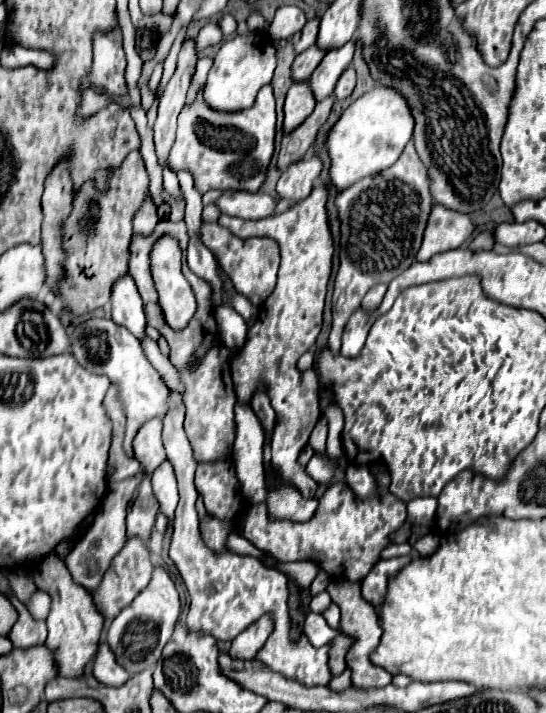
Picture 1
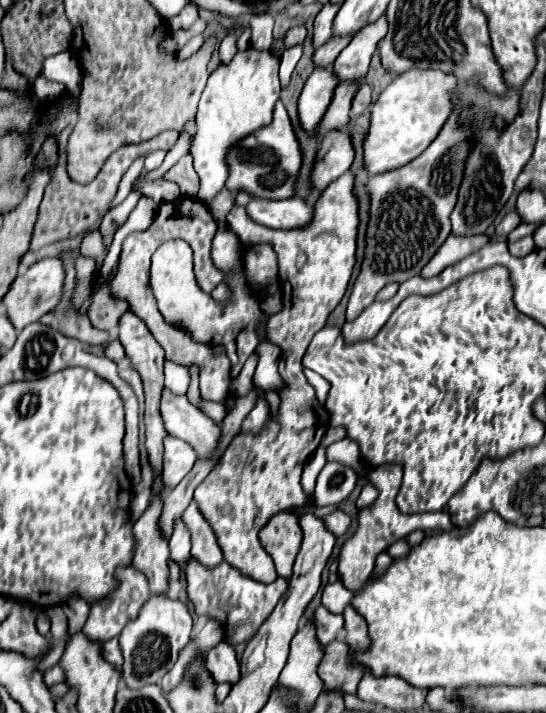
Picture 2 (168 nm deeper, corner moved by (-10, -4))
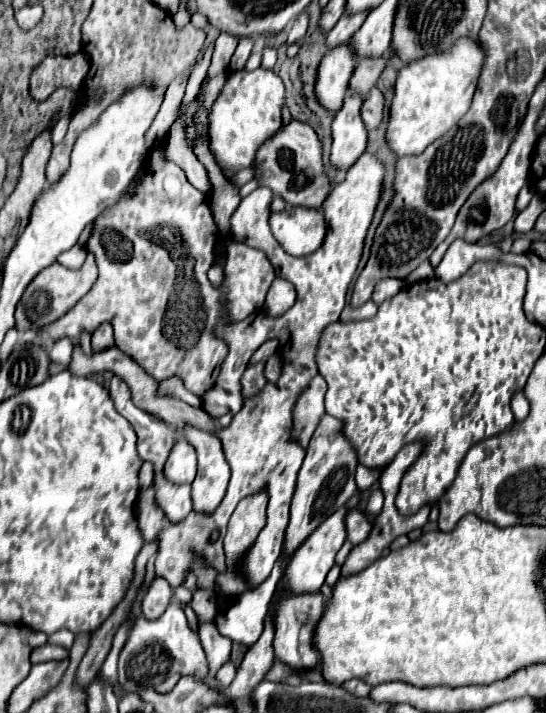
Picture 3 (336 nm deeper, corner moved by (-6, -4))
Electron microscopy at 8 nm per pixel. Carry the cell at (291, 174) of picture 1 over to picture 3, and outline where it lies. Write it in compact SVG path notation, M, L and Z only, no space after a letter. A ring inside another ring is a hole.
M348 94L344 106L336 112L332 122L332 154L330 162L338 170L348 170L358 156L366 150L368 132L360 118L360 106L364 98L360 94Z

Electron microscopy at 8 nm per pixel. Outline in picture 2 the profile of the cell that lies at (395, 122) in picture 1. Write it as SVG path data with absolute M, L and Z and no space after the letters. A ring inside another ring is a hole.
M408 70L400 76L394 76L390 86L370 108L370 128L362 142L366 172L370 176L378 176L420 156L436 138L446 118L452 114L454 88L456 78L440 70Z

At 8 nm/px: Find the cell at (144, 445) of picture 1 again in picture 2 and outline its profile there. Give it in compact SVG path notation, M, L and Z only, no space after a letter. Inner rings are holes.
M170 434L164 438L164 472L162 480L168 488L178 486L178 482L190 472L196 462L196 452L186 442L172 438Z

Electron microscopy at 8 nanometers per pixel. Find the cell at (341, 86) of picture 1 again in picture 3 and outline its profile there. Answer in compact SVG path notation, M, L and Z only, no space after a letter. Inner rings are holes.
M372 88L362 106L362 120L368 130L376 130L384 116L384 96L378 88Z

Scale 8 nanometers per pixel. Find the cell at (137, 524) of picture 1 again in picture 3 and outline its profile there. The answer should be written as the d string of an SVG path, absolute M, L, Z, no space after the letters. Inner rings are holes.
M154 580L146 598L144 598L144 604L142 604L142 614L146 618L160 618L160 614L164 614L164 610L168 608L170 600L174 596L174 590L168 586L168 582L164 580Z

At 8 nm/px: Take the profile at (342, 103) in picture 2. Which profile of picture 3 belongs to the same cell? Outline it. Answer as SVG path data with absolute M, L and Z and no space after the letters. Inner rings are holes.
M360 58L350 80L350 88L358 94L368 94L368 90L376 86L376 80L384 72L386 64L386 58Z

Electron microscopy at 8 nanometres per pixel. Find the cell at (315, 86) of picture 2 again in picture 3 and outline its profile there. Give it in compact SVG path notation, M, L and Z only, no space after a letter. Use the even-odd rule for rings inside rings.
M350 44L336 46L336 50L330 50L318 68L318 80L316 80L316 96L320 98L320 104L330 110L338 112L346 94L348 94L348 82L352 76L352 70L356 68L358 56L350 48Z

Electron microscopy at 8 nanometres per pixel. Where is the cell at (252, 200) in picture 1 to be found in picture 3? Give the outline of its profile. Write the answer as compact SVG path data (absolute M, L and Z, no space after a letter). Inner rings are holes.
M288 208L270 216L270 228L280 246L292 256L306 256L316 252L324 242L326 220L314 208Z

